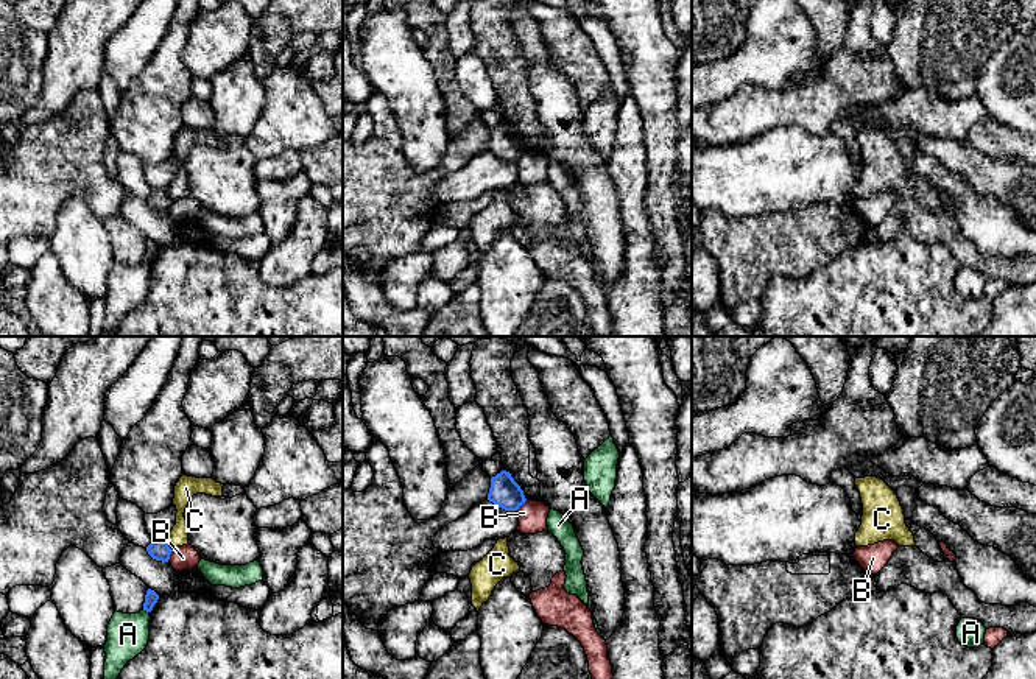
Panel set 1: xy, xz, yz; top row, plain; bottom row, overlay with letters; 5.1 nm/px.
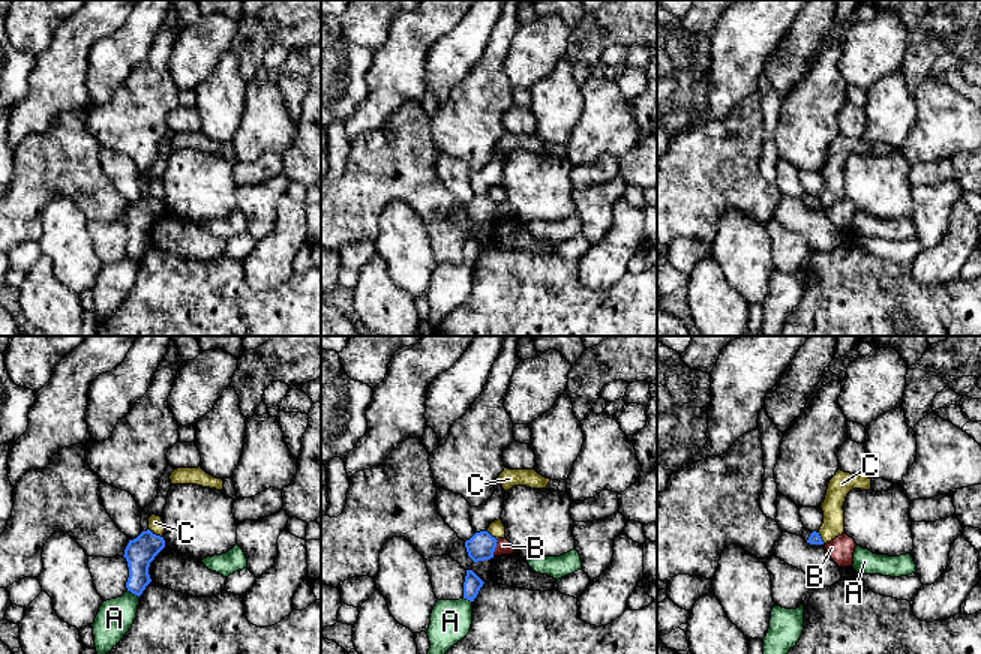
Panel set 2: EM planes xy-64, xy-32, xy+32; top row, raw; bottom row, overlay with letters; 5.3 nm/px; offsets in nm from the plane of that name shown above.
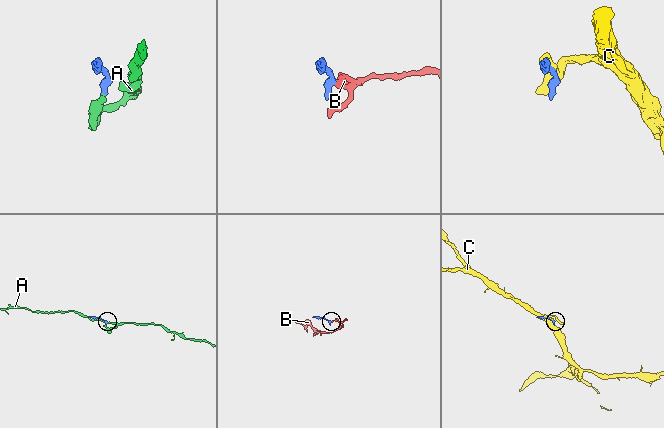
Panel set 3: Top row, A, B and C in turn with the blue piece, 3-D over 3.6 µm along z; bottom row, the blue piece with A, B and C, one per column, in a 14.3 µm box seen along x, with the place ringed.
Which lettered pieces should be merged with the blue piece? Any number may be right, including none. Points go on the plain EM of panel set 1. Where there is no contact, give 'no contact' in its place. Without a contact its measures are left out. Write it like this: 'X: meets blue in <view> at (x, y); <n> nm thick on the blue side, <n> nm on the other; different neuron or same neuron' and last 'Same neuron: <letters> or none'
A: meets blue in xy at (147, 262); 70 nm thick on the blue side, 220 nm on the other; different neuron
B: meets blue in xy at (169, 207); 110 nm thick on the blue side, 130 nm on the other; different neuron
C: meets blue in xy at (167, 197); 110 nm thick on the blue side, 100 nm on the other; different neuron
Same neuron: none

